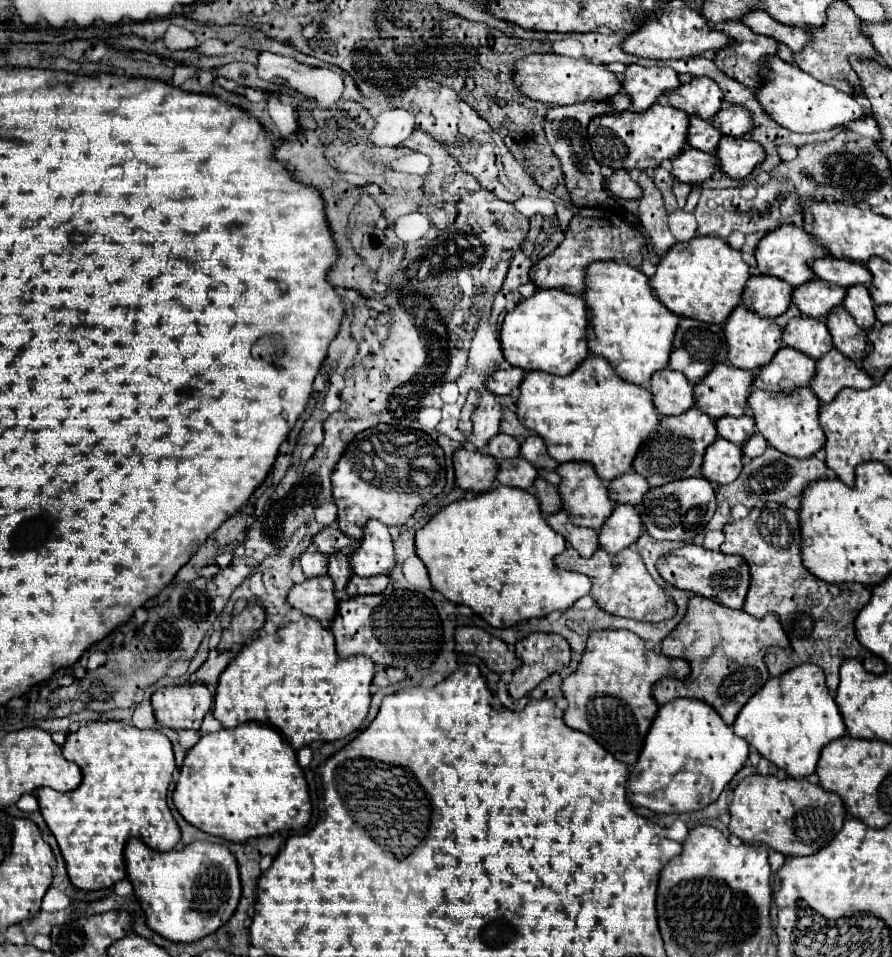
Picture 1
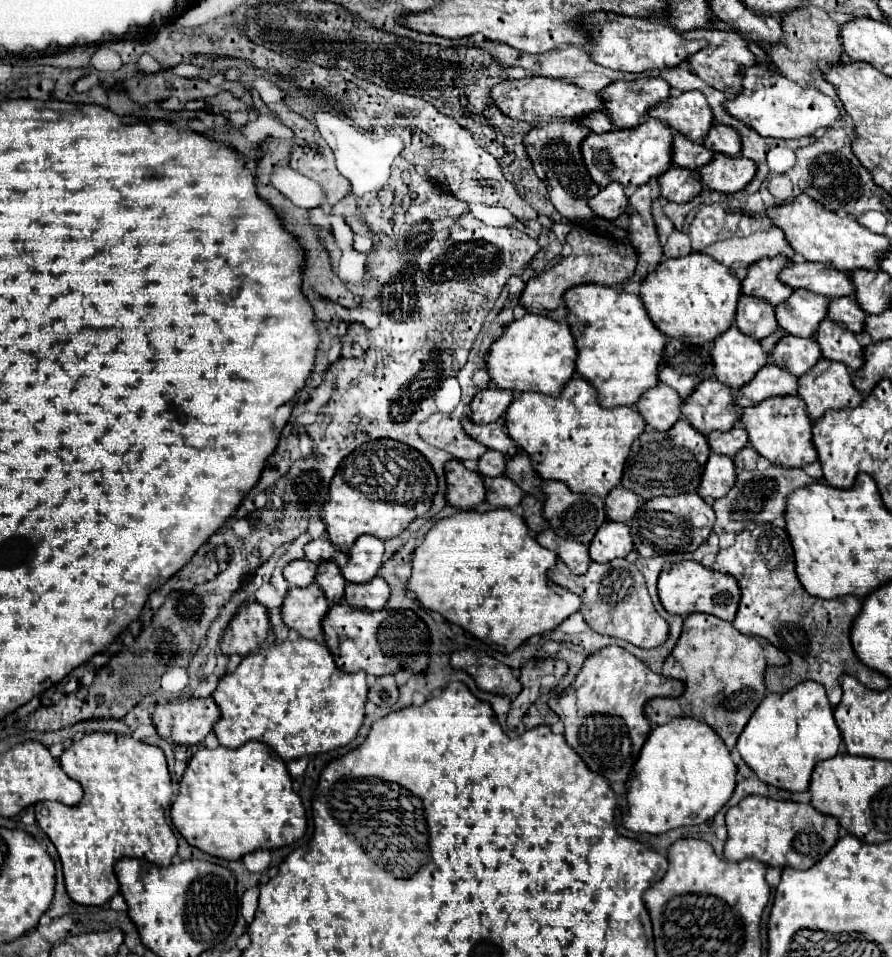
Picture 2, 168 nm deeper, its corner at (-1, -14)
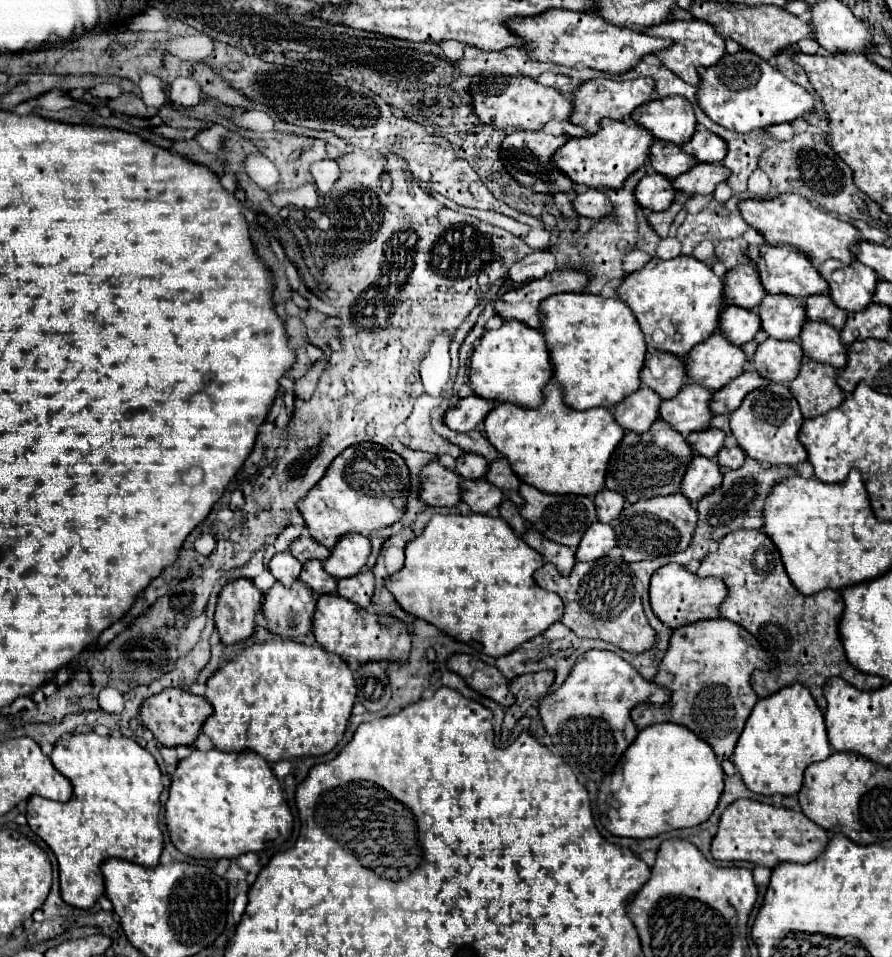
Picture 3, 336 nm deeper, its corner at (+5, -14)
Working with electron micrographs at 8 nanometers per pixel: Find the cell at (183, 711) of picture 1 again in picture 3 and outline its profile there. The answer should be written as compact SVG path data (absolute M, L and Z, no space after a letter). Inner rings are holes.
M166 688L156 696L150 696L142 702L140 708L140 720L142 724L152 730L158 744L166 748L176 748L180 744L192 746L198 738L204 720L212 714L212 706L204 696L194 696L182 688Z

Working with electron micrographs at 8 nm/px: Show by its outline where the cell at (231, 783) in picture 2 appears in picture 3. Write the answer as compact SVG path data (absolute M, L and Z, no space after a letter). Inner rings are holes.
M216 748L202 752L192 750L192 754L178 762L172 774L172 784L168 790L168 802L164 806L164 820L170 832L172 844L188 856L220 860L236 858L248 852L262 852L266 846L282 844L292 830L292 814L282 798L282 788L278 778L272 774L270 764L254 752L220 752Z

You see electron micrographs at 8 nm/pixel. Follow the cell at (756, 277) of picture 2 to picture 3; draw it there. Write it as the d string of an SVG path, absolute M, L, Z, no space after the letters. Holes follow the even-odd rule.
M752 262L740 264L726 272L724 276L724 304L734 304L740 308L756 310L762 302L766 290L758 278L758 270Z

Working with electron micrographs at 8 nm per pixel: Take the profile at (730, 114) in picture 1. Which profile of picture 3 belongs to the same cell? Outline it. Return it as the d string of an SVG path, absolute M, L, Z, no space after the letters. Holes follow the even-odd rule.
M696 130L690 142L682 146L682 150L690 156L696 156L698 162L720 162L726 156L724 140L708 130Z

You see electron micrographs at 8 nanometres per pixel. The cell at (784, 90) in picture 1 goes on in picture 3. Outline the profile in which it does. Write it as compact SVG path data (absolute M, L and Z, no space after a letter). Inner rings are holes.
M740 50L736 54L724 54L718 64L710 68L698 68L700 86L698 86L698 104L704 114L716 124L736 130L750 132L762 130L772 124L792 122L812 110L812 96L792 80L788 80L778 68L768 60L758 58L754 52Z

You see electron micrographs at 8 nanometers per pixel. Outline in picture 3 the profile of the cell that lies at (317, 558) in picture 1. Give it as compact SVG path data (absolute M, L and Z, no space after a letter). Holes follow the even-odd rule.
M280 552L276 554L270 564L268 564L272 576L284 584L284 586L290 586L298 576L300 576L300 570L302 570L302 564L290 554L290 552Z

